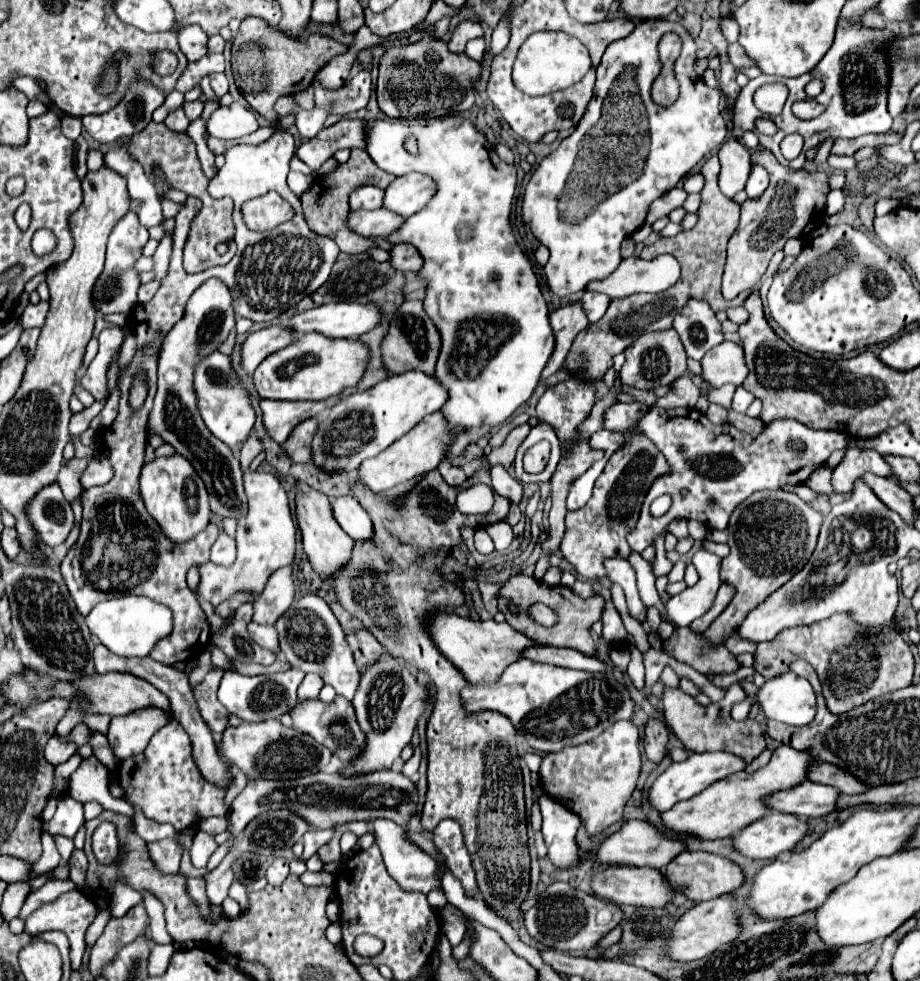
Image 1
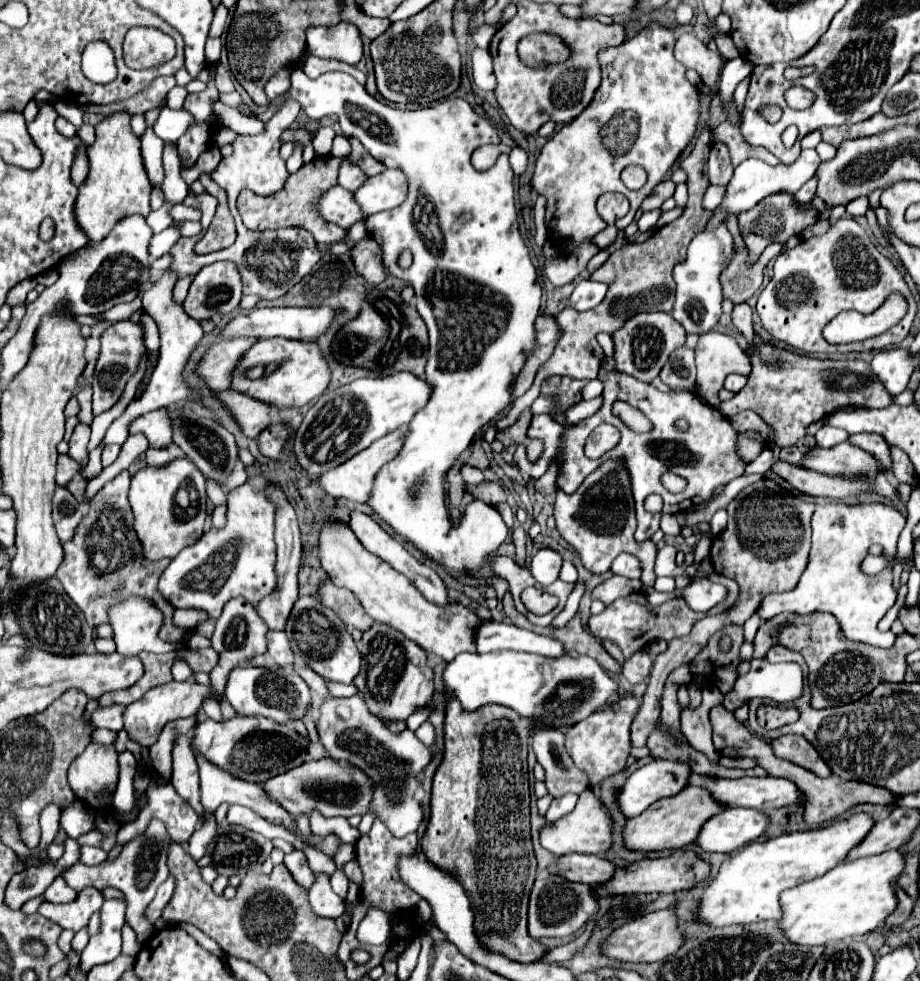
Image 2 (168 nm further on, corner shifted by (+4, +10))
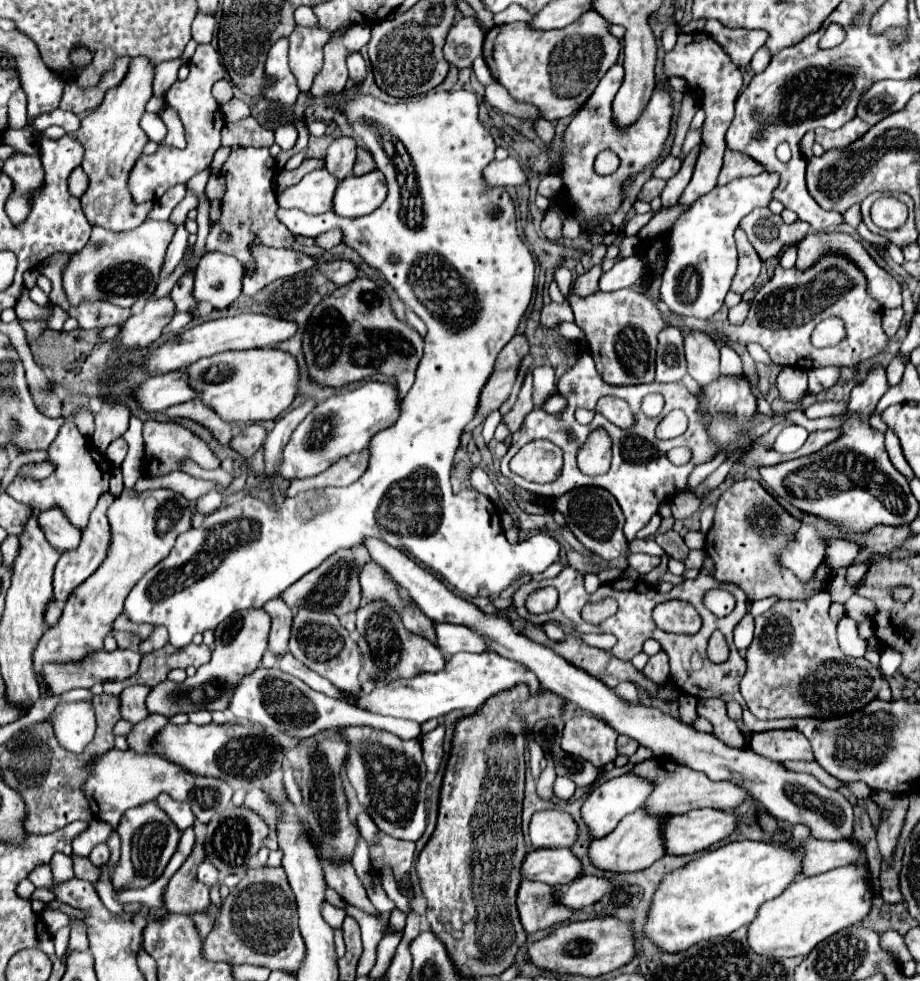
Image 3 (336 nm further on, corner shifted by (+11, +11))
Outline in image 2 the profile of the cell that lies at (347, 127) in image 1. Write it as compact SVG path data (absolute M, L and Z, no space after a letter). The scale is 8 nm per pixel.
M295 128L295 130L287 130L283 134L283 142L295 142L295 144L301 144L301 146L307 146L311 140L313 140L313 132L311 130L305 130L305 128Z

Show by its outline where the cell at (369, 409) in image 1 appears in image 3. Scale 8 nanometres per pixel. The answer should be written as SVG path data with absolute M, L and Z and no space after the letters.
M364 383L358 389L344 389L318 407L296 427L288 445L284 447L282 461L276 475L282 479L304 479L326 471L340 457L366 449L372 435L396 423L400 417L400 405L396 403L396 387L390 383Z

